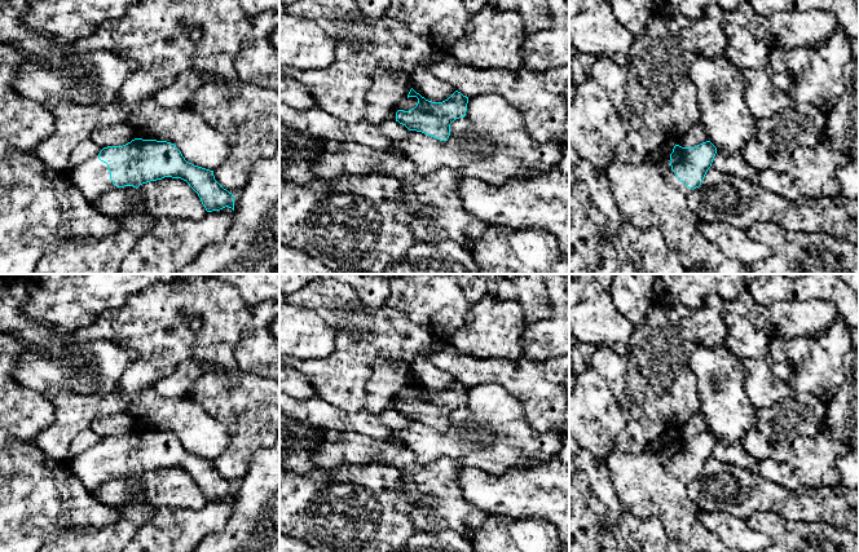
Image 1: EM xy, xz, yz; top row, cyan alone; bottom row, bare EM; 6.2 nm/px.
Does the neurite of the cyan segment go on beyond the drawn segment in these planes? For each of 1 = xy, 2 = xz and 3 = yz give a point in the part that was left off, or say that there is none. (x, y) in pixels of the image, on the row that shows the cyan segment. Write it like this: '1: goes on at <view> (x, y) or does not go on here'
1: goes on at xy (92, 177)
2: does not go on here
3: goes on at yz (651, 195)

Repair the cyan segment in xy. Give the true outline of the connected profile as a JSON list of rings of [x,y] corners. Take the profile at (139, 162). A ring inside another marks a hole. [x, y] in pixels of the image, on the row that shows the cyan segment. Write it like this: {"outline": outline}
{"outline": [[[135,138],[123,146],[103,147],[67,176],[91,204],[110,190],[137,189],[142,184],[172,177],[186,181],[207,212],[225,207],[234,211],[235,196],[215,180],[213,171],[186,162],[176,145],[167,141]]]}

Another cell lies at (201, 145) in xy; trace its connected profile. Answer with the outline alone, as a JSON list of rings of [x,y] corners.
[[[147,97],[125,124],[135,129],[136,138],[175,143],[186,162],[210,171],[229,155],[228,141],[188,105],[162,107]]]

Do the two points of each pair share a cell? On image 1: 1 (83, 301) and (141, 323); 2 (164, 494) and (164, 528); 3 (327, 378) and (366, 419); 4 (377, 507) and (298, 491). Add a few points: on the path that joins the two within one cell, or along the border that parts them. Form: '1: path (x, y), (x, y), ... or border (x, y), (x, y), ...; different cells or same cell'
1: border (132, 294), (120, 307), (105, 310), (80, 327); different cells
2: border (157, 507), (190, 507), (194, 509); different cells
3: border (330, 402), (348, 411), (364, 411); different cells
4: path (357, 507), (317, 507); same cell

